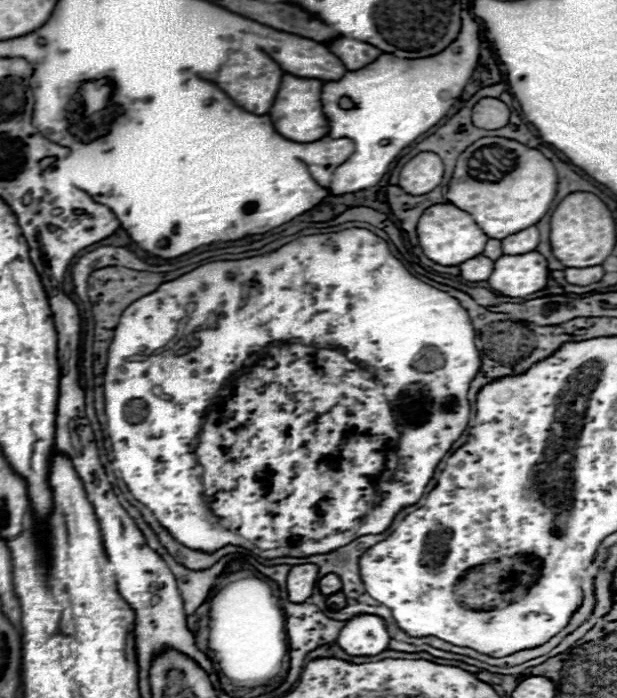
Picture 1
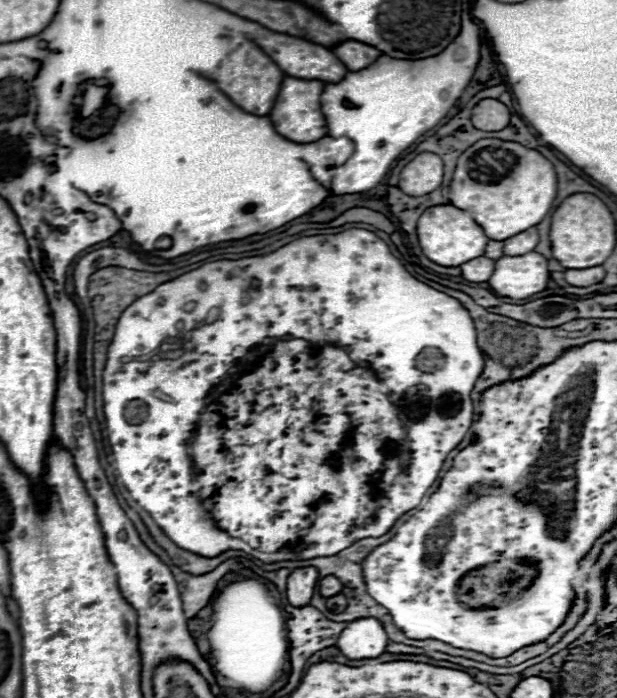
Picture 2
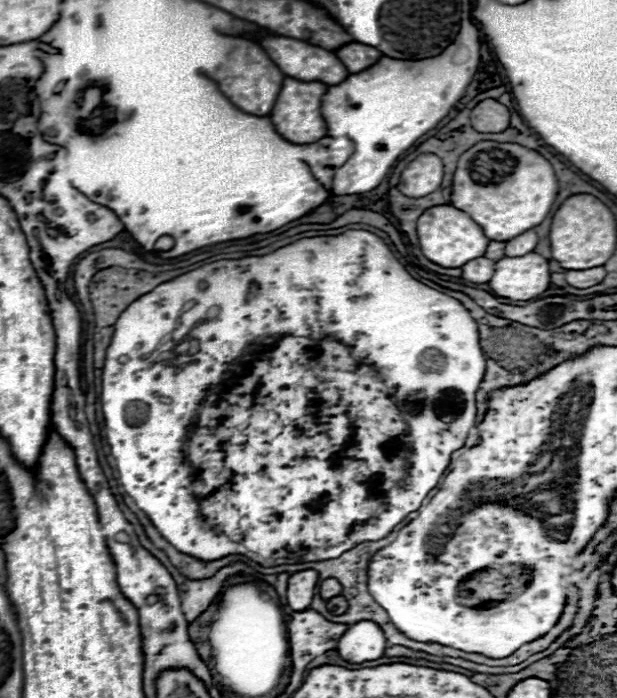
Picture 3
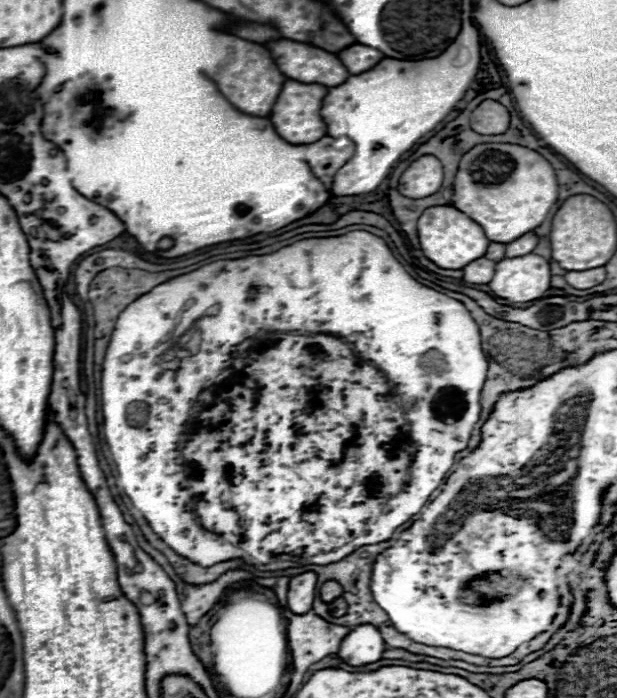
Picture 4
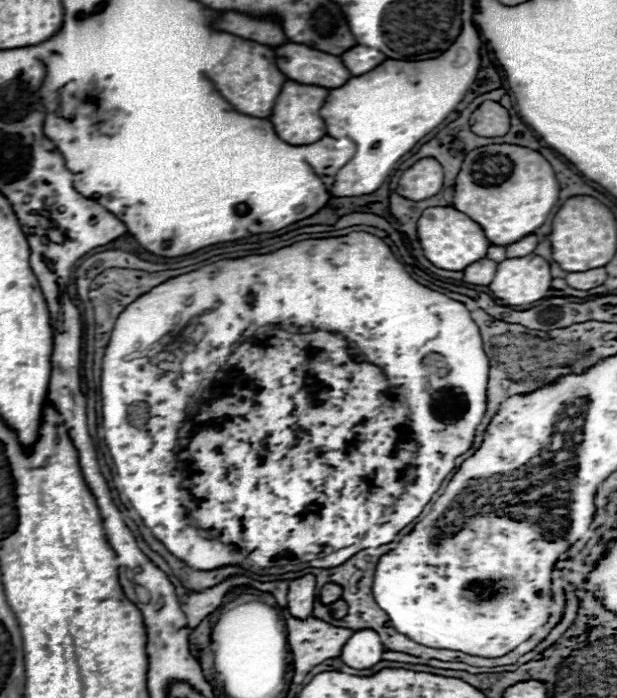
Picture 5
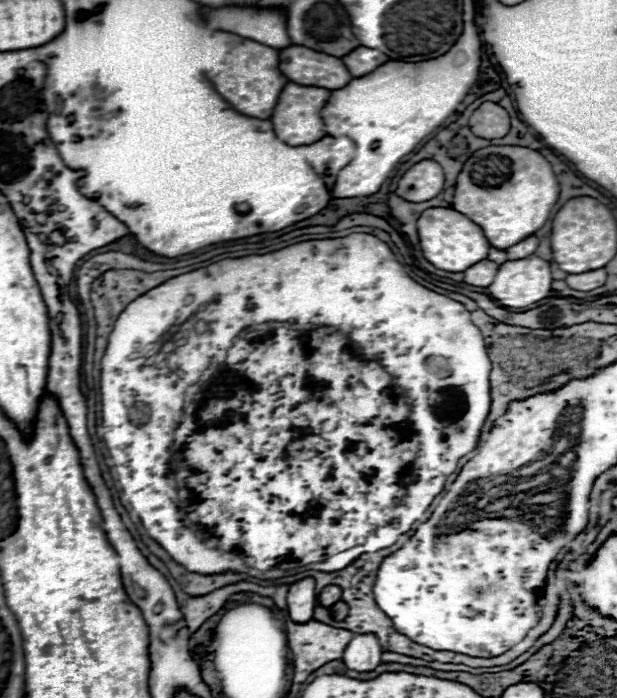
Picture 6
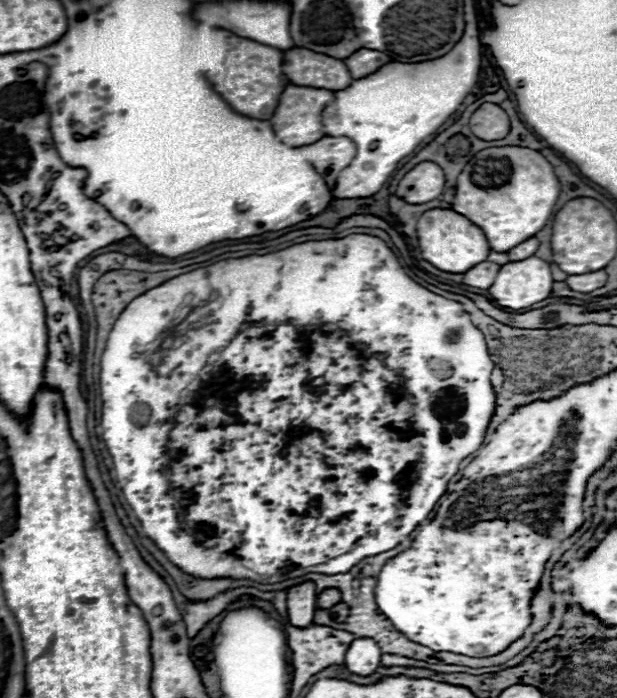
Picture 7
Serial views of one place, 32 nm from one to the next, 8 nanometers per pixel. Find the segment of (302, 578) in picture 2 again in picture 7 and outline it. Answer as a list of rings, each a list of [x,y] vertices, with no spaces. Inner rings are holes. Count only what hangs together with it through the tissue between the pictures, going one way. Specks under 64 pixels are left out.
[[[306,580],[288,590],[288,618],[294,626],[310,626],[316,610],[316,586]]]

